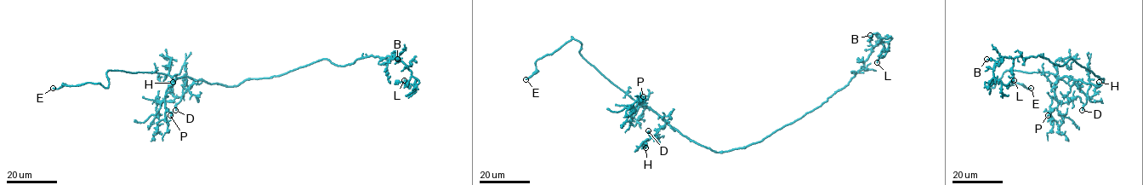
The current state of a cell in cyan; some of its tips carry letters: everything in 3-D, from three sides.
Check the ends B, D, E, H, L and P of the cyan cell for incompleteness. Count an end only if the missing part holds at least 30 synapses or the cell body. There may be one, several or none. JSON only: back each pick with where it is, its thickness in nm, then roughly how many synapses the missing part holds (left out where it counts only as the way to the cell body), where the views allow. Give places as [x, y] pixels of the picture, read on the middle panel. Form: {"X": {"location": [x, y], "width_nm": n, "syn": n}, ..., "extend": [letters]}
{"E": {"location": [526, 79], "width_nm": 190}, "L": {"location": [877, 62], "width_nm": 220, "syn": 30}, "extend": ["E", "L"]}

